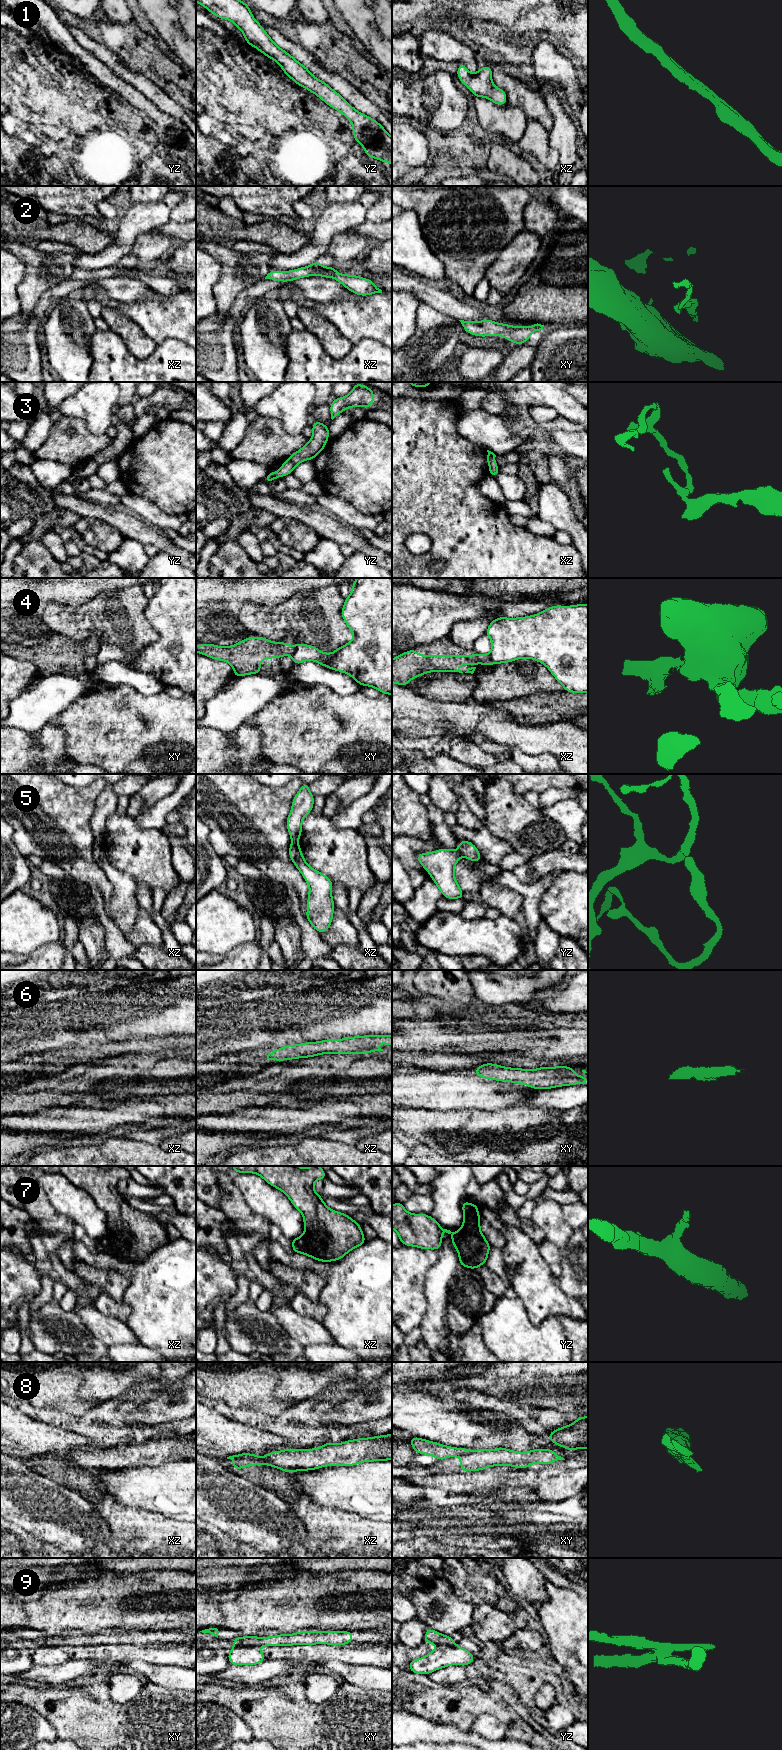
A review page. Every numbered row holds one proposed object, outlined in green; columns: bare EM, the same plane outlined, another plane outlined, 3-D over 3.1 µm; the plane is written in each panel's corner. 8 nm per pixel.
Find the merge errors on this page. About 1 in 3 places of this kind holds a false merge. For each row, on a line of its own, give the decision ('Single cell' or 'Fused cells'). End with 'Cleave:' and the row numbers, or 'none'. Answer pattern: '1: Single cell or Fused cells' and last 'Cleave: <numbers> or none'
1: Single cell
2: Single cell
3: Single cell
4: Fused cells
5: Fused cells
6: Single cell
7: Single cell
8: Fused cells
9: Fused cells
Cleave: 4, 5, 8, 9

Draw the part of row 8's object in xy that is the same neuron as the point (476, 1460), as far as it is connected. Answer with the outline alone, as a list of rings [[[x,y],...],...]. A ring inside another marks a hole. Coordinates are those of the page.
[[[478,1449],[469,1454],[460,1455],[460,1471],[479,1471],[493,1466],[512,1466],[518,1469],[529,1468],[532,1463],[551,1464],[565,1460],[552,1449],[533,1449],[528,1452],[516,1452],[511,1449]]]

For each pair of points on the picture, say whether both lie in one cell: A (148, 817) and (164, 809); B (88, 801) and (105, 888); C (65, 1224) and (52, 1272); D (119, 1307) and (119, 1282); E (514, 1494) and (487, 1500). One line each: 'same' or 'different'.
A: same
B: same
C: same
D: different
E: same

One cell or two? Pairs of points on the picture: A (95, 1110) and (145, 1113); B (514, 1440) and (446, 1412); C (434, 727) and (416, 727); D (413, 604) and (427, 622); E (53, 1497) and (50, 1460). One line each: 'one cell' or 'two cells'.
A: one cell
B: one cell
C: one cell
D: one cell
E: two cells

